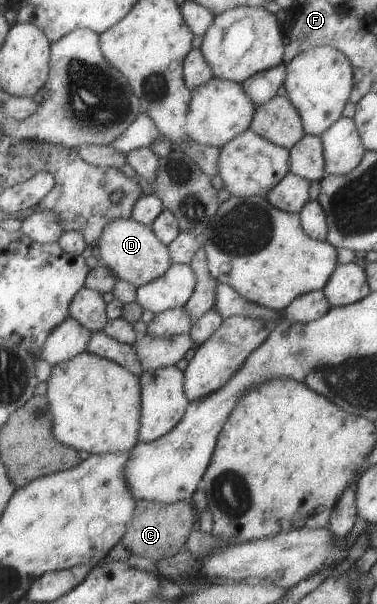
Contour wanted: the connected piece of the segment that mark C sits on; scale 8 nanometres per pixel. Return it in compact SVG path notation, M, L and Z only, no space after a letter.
M148 499L136 500L132 521L120 541L131 554L149 558L154 562L177 553L196 524L196 511L188 501L164 504Z

